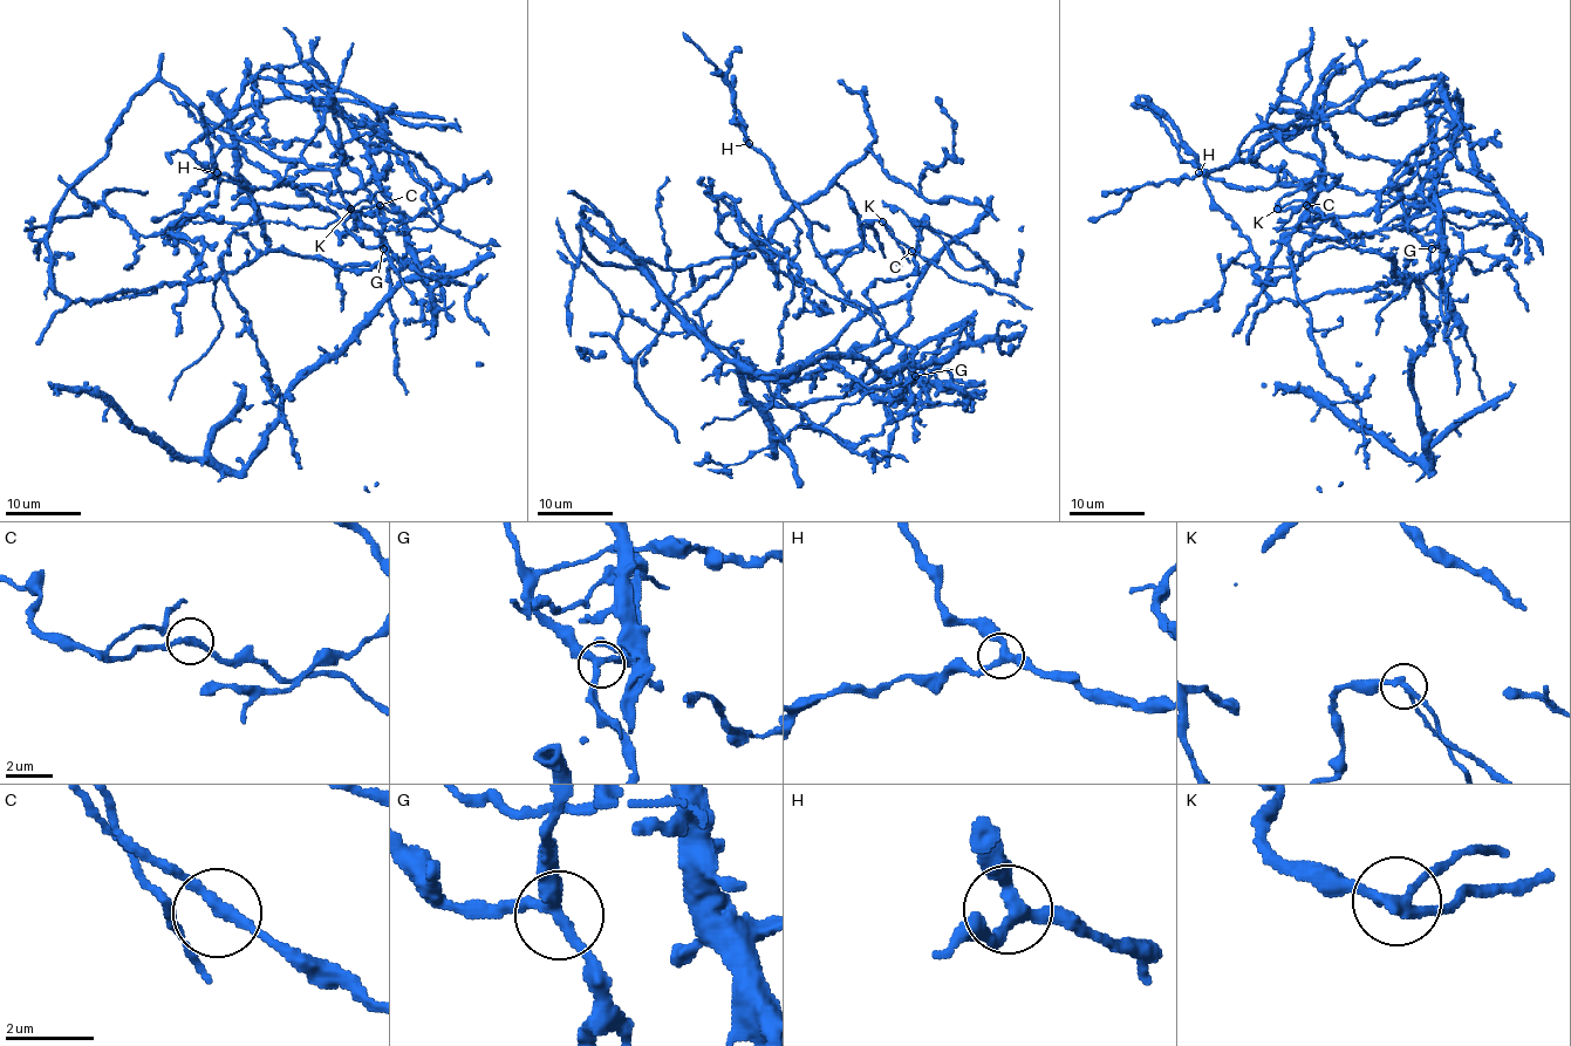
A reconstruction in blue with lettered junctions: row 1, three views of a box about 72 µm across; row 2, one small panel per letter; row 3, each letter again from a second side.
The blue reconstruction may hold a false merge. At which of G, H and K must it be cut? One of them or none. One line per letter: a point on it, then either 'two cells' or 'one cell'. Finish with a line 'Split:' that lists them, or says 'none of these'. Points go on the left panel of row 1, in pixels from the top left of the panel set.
G: place (383, 248); one cell
H: place (217, 172); one cell
K: place (350, 209); two cells
Split: K

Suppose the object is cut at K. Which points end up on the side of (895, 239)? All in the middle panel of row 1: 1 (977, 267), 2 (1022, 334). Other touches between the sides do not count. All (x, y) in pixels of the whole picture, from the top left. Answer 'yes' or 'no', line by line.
1: no
2: no

